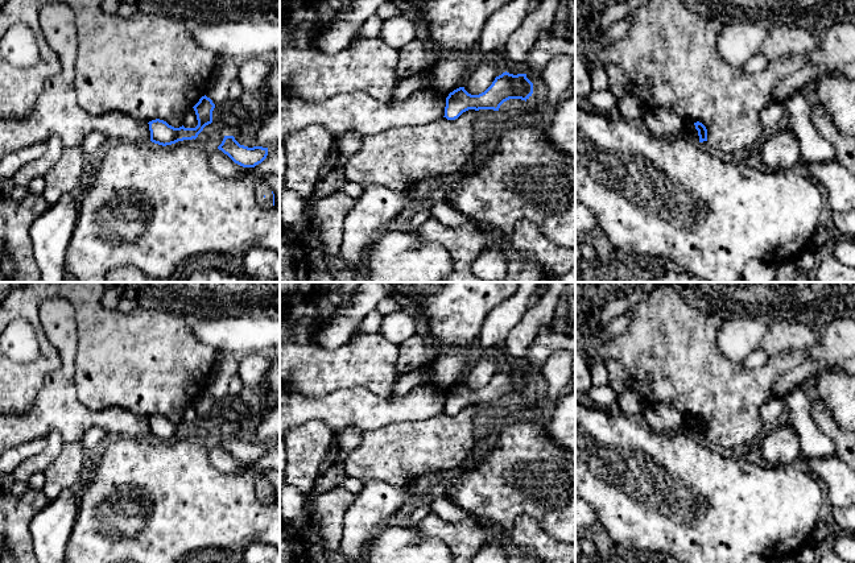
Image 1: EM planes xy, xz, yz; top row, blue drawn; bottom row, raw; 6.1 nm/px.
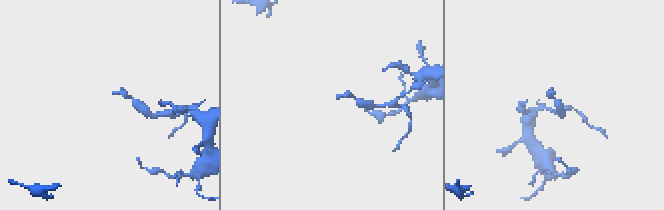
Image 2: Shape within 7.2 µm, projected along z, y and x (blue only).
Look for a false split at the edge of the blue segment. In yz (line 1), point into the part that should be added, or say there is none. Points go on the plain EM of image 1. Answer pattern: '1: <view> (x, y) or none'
1: none

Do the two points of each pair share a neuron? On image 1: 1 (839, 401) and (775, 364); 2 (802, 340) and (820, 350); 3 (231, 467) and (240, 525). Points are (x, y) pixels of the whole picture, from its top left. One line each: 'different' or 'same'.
1: different
2: different
3: different

